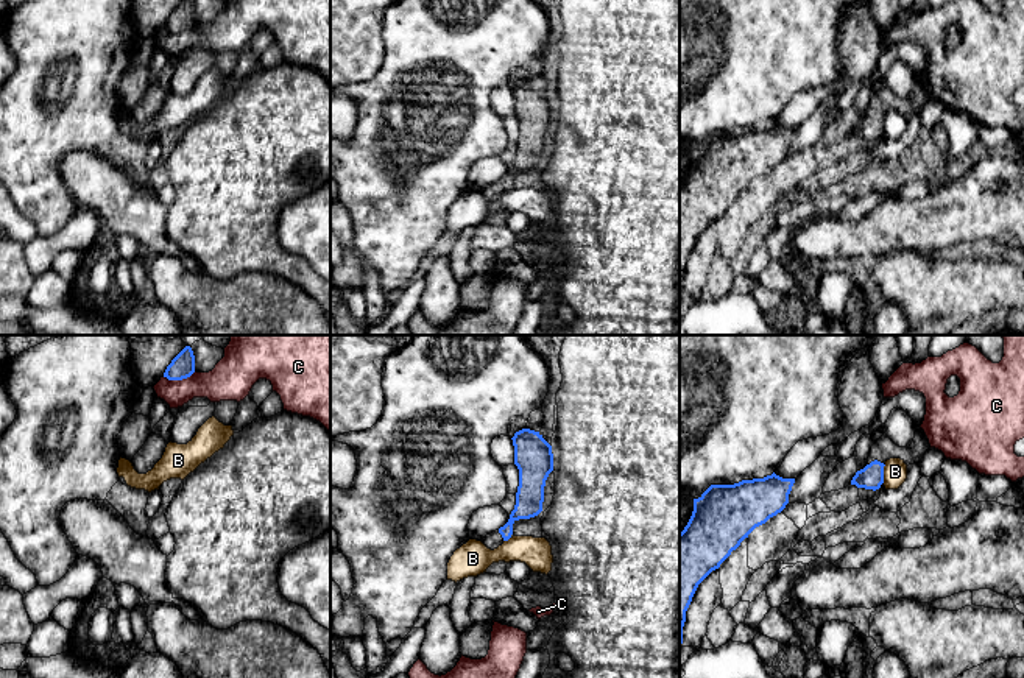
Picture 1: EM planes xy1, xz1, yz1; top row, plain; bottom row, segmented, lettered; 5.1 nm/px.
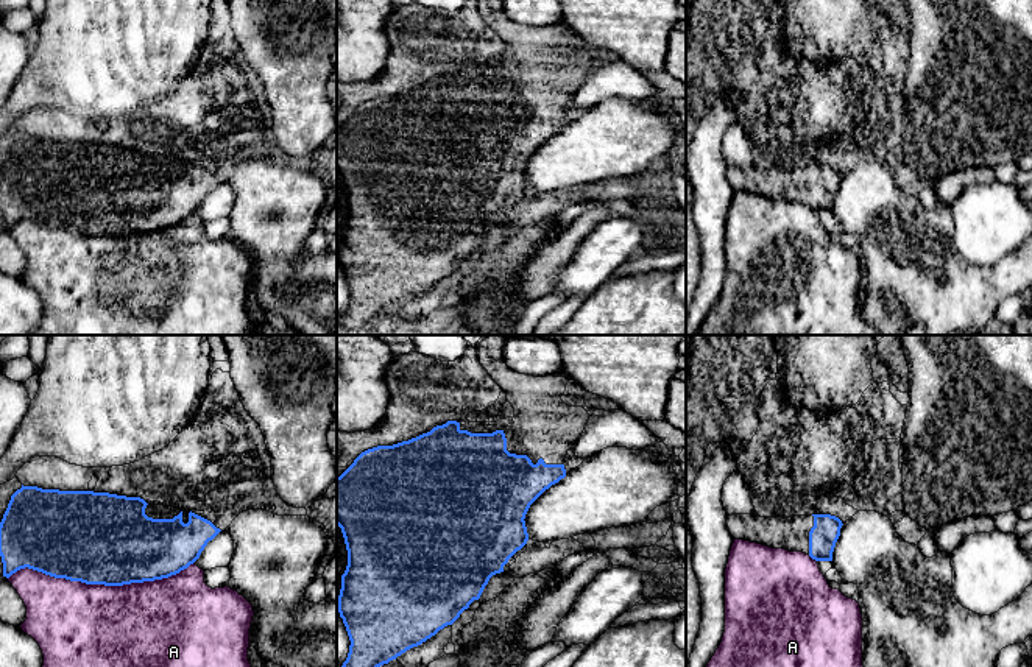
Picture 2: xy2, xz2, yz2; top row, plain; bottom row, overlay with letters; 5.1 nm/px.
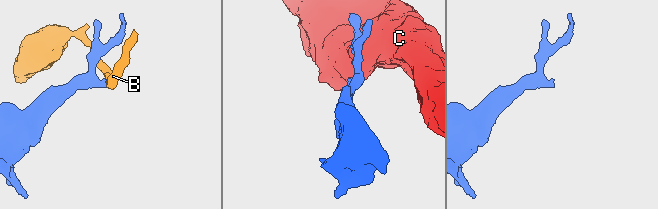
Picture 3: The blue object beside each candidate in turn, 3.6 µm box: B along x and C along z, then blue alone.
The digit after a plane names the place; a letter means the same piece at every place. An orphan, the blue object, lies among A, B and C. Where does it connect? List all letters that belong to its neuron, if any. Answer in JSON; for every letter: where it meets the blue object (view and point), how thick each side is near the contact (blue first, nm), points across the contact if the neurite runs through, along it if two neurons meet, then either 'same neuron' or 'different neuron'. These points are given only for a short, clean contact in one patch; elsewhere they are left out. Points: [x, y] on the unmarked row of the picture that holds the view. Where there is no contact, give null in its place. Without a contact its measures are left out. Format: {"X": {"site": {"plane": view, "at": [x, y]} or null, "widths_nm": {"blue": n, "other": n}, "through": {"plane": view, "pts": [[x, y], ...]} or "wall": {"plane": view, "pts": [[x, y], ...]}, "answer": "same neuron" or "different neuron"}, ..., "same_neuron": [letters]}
{"A": {"site": {"plane": "xy2", "at": [100, 234]}, "widths_nm": {"blue": 480, "other": 480}, "answer": "different neuron"}, "B": {"site": {"plane": "yz1", "at": [882, 125]}, "widths_nm": {"blue": 120, "other": 130}, "wall": {"plane": "yz1", "pts": [[886, 116], [882, 133]]}, "answer": "different neuron"}, "C": {"site": {"plane": "xy1", "at": [180, 30]}, "widths_nm": {"blue": 120, "other": 200}, "answer": "different neuron"}, "same_neuron": []}

